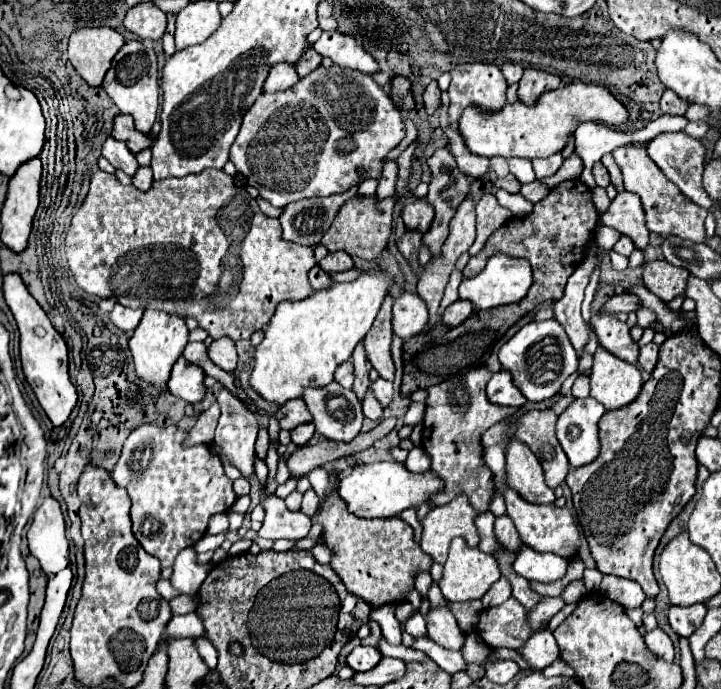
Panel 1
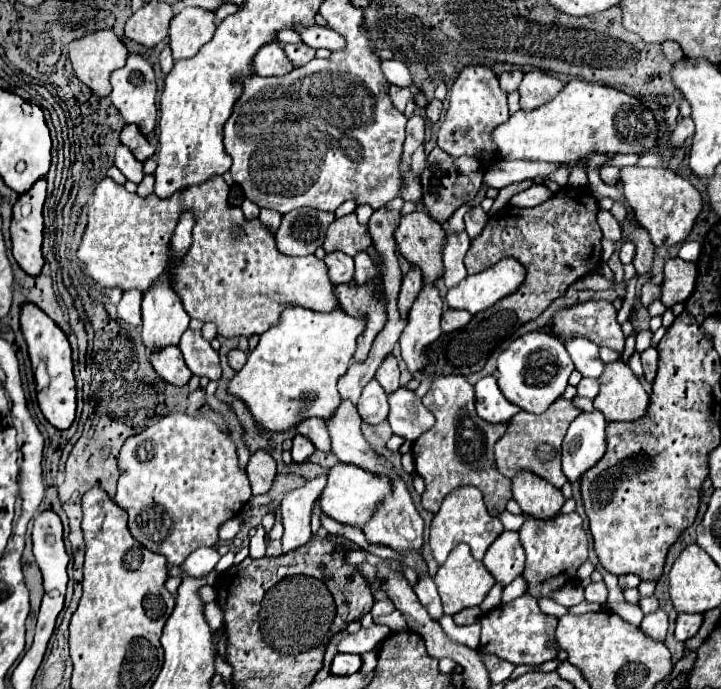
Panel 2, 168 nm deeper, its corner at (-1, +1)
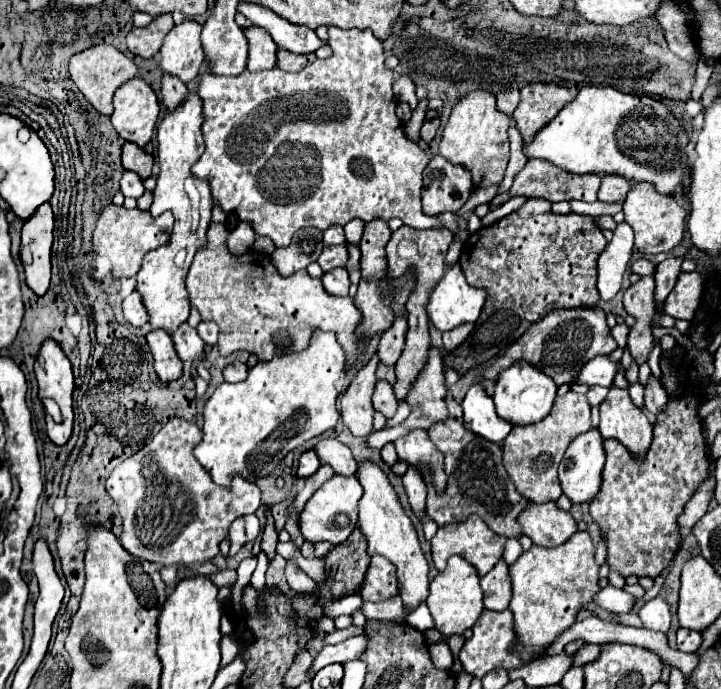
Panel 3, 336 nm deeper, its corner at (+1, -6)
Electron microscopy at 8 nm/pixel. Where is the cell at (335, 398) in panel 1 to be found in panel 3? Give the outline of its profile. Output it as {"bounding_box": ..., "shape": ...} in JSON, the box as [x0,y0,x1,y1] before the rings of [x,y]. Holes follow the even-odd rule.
{"bounding_box":[357,461,429,611],"shape":[[[369,461],[363,463],[357,471],[357,477],[365,491],[359,501],[359,529],[363,529],[363,535],[367,537],[367,553],[383,555],[397,567],[399,595],[403,597],[403,603],[409,607],[409,611],[413,611],[421,601],[427,599],[429,593],[429,579],[427,579],[429,565],[421,551],[417,531],[411,519],[405,515],[401,503],[397,501],[397,495],[389,485],[387,475],[377,465]]]}

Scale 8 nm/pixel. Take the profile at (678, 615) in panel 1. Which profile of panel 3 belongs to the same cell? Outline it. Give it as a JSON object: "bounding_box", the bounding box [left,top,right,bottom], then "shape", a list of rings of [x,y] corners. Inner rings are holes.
{"bounding_box":[677,629,703,653],"shape":[[[679,629],[677,631],[677,649],[683,653],[697,653],[703,637],[691,629]]]}

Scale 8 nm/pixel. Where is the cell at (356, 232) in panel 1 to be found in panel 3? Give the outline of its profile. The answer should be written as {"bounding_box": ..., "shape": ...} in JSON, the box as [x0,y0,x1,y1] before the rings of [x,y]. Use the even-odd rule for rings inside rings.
{"bounding_box":[317,243,347,273],"shape":[[[345,243],[335,245],[335,247],[325,247],[323,253],[319,255],[317,263],[321,265],[321,269],[325,273],[335,269],[335,267],[345,267],[345,263],[347,263],[347,247],[345,247]]]}

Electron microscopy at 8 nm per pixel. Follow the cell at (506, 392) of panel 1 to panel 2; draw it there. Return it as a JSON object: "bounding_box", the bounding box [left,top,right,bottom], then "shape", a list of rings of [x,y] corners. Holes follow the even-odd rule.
{"bounding_box":[475,376,521,422],"shape":[[[485,376],[475,384],[477,414],[487,422],[509,422],[521,408],[505,398],[499,390],[495,376]]]}

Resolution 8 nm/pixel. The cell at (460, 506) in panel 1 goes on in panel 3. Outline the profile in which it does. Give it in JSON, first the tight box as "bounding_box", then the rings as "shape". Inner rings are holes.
{"bounding_box":[431,517,505,577],"shape":[[[471,517],[471,521],[463,523],[463,525],[445,525],[439,527],[439,531],[435,533],[435,537],[431,539],[431,553],[433,553],[433,563],[437,567],[437,571],[443,571],[447,565],[447,559],[451,555],[459,555],[463,559],[467,559],[479,573],[479,577],[487,575],[503,557],[503,549],[505,549],[505,537],[499,537],[497,533],[493,533],[489,529],[489,525],[481,519],[481,517]]]}

